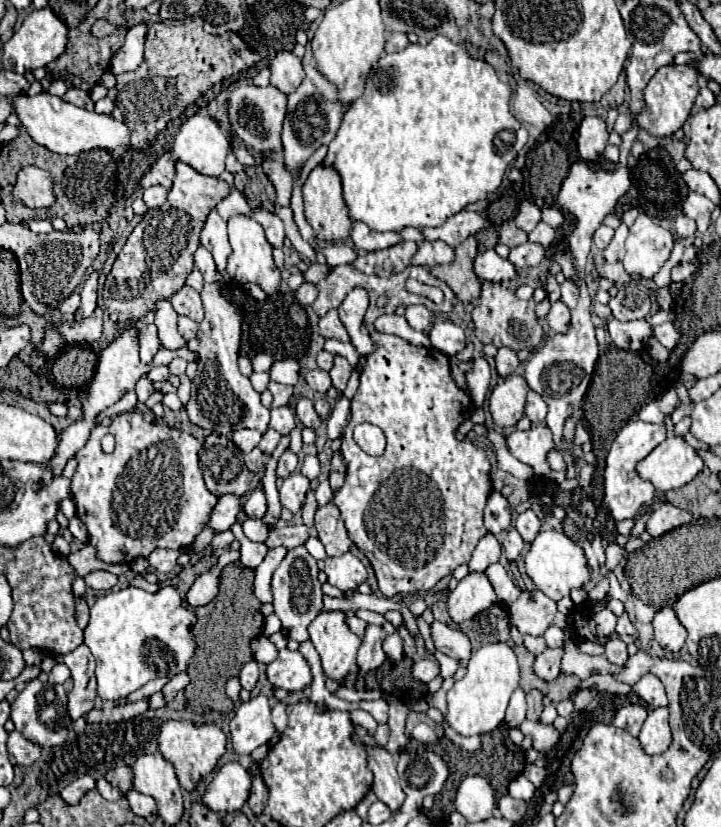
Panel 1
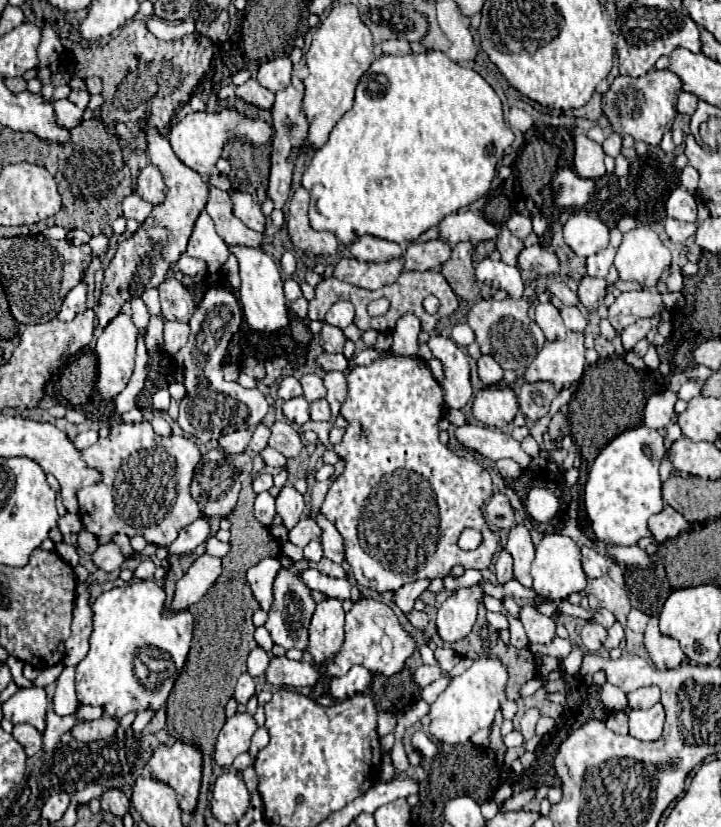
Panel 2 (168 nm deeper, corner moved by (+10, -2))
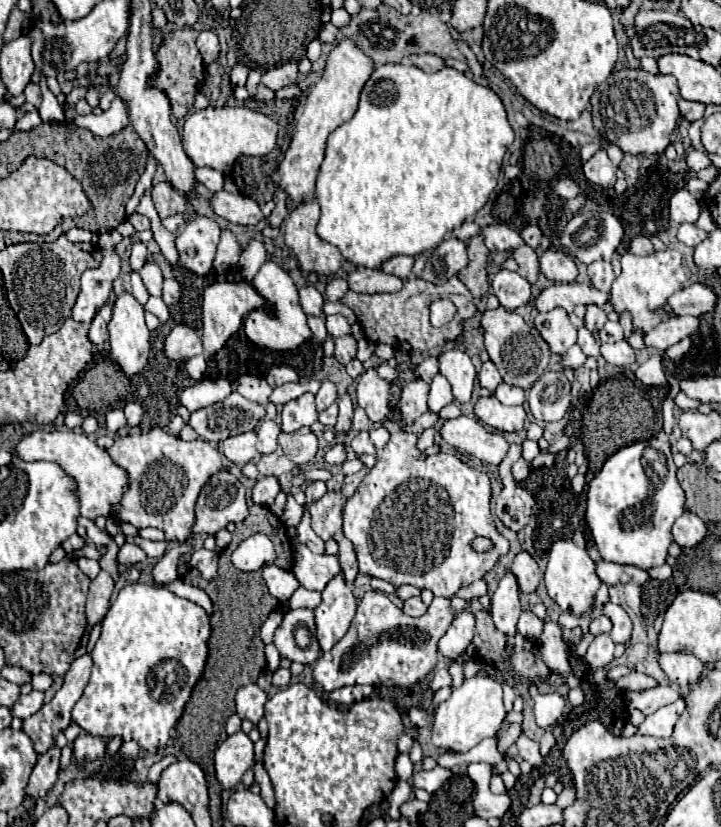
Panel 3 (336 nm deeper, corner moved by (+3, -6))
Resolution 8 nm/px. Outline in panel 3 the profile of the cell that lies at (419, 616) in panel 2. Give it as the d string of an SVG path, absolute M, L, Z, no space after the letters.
M410 597L404 601L404 613L410 617L420 617L426 613L426 605L422 603L420 597Z

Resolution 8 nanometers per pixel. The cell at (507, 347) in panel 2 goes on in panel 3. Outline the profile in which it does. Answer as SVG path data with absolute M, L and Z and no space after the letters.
M498 307L494 311L484 311L480 325L484 329L486 351L488 351L490 359L492 359L492 363L498 367L502 379L506 383L518 385L522 389L528 389L532 383L536 383L538 377L548 367L550 347L542 339L542 335L538 335L534 325L526 323L518 313L506 311L504 307Z

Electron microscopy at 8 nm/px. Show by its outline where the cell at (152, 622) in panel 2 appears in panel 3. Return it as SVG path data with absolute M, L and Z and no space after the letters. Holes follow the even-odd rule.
M124 585L102 621L102 633L92 651L94 667L90 681L84 689L84 695L72 709L74 723L78 723L86 733L100 735L106 739L112 739L116 735L120 735L122 739L136 739L142 749L154 753L158 747L166 745L170 729L180 719L190 691L202 675L208 655L208 637L210 619L202 607L190 603L188 599L180 599L158 585ZM162 661L168 661L168 671L164 673L164 687L148 687L152 667L156 667Z

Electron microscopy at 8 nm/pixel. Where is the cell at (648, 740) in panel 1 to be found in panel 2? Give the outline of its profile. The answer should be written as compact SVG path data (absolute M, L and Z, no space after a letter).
M655 703L651 709L629 711L629 735L641 741L655 741L661 737L665 721L665 711L661 703Z

